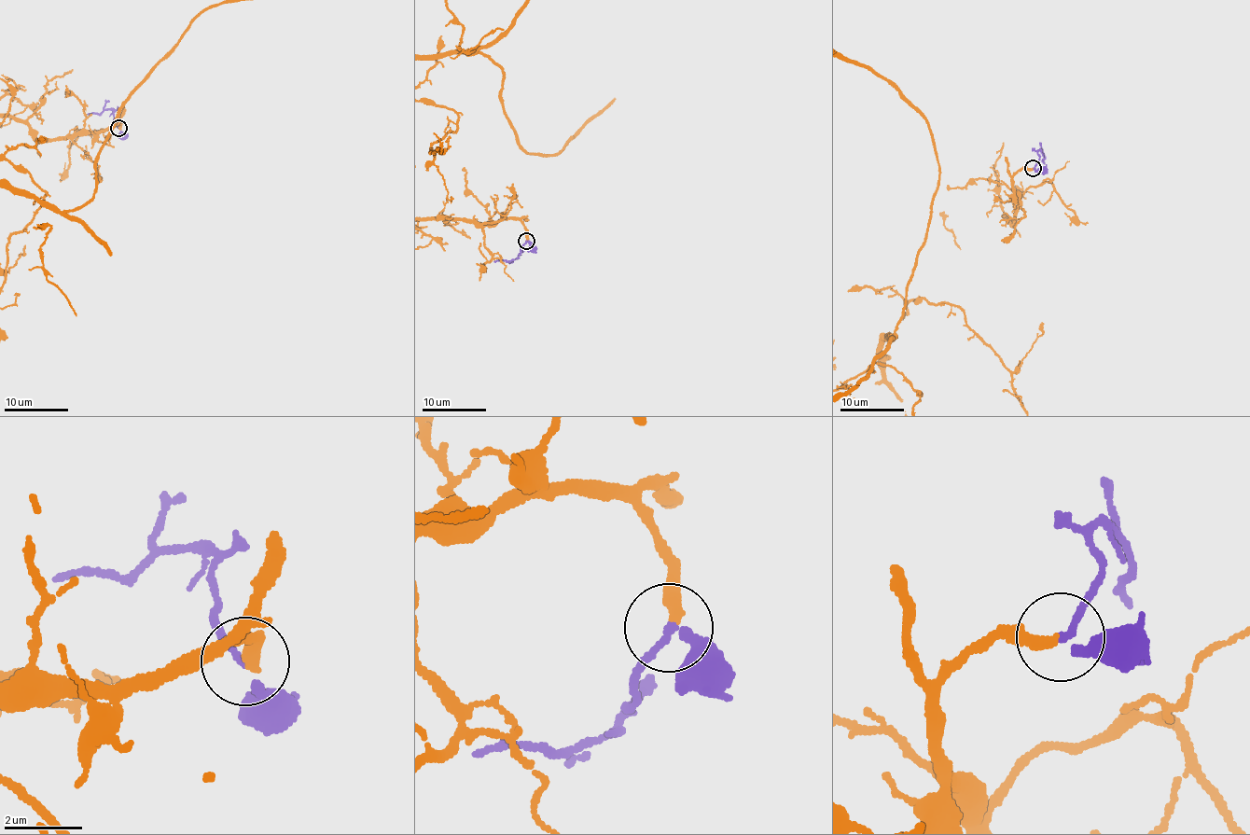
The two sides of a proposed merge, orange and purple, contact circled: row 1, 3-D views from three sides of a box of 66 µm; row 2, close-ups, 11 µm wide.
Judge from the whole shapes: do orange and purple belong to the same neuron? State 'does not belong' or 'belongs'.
belongs

